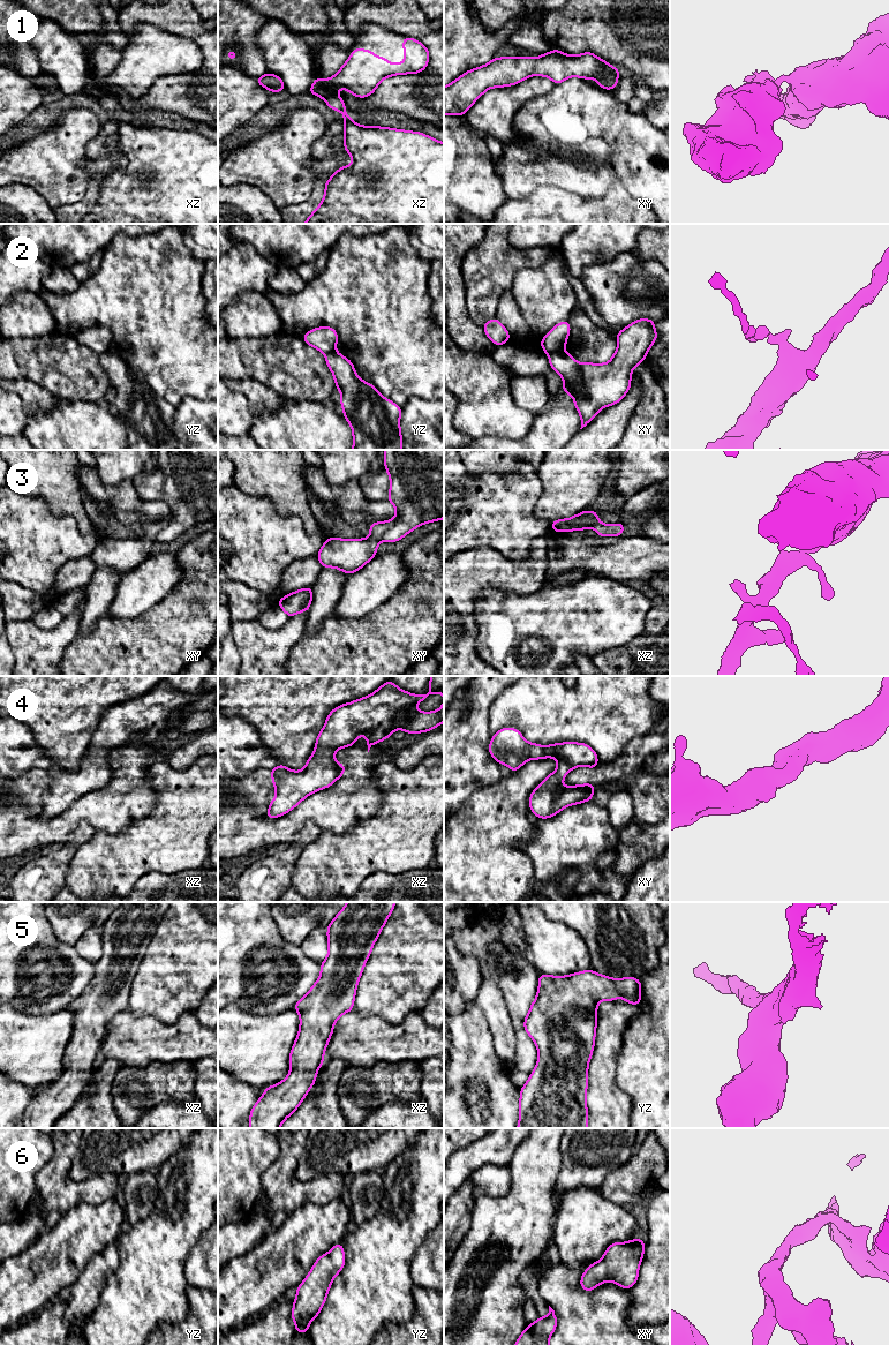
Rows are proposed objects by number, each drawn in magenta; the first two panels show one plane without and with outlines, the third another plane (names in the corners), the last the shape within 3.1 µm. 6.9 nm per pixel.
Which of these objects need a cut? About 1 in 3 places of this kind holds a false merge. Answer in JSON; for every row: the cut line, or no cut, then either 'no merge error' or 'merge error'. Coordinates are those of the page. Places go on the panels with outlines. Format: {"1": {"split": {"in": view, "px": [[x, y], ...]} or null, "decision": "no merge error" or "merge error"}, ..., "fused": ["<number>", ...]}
{"1": {"split": {"in": "xz", "px": [[336, 95], [324, 98]]}, "decision": "merge error"}, "2": {"split": {"in": "xy", "px": [[563, 350], [549, 354]]}, "decision": "merge error"}, "3": {"split": null, "decision": "no merge error"}, "4": {"split": null, "decision": "no merge error"}, "5": {"split": null, "decision": "no merge error"}, "6": {"split": null, "decision": "no merge error"}, "fused": ["1", "2"]}

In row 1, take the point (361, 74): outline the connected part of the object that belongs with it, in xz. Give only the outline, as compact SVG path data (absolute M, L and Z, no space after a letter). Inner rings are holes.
M405 36L402 48L405 62L390 63L386 58L375 55L371 50L355 47L334 76L327 80L316 76L307 92L326 98L337 96L337 90L344 88L357 98L366 98L389 76L417 74L427 68L430 54L424 44Z

